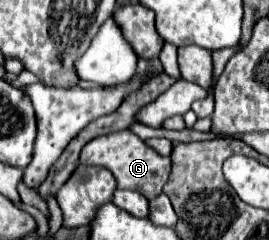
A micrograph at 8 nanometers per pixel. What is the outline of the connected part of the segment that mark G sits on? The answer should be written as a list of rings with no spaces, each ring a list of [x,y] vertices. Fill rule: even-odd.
[[[120,130],[120,132],[104,134],[104,136],[90,140],[80,152],[80,164],[108,168],[116,176],[118,188],[140,192],[148,200],[162,194],[162,188],[168,182],[168,176],[170,176],[170,170],[172,170],[172,162],[170,162],[168,156],[160,156],[156,150],[148,148],[130,130]]]

